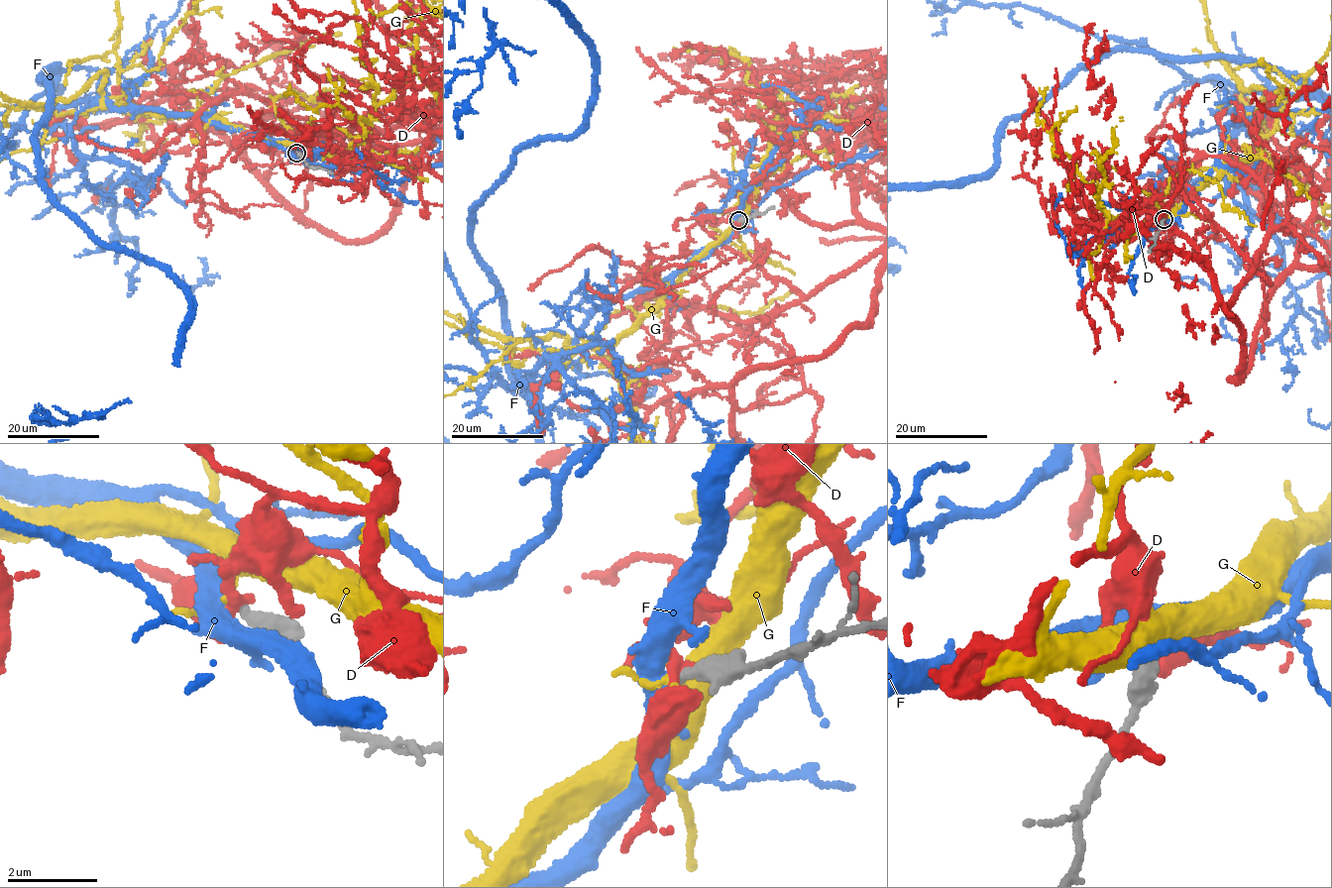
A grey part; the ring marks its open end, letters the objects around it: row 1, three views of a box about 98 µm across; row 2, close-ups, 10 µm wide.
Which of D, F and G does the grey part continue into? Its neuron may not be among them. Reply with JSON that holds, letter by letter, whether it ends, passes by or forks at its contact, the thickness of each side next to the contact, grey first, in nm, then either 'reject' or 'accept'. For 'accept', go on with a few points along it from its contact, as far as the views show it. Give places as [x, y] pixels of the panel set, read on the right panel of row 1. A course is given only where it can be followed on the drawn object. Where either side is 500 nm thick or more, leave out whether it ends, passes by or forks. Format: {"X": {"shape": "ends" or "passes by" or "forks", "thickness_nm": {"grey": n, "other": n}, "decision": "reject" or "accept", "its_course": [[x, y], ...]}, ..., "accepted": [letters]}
{"D": {"shape": "passes by", "thickness_nm": {"grey": 260, "other": 360}, "decision": "reject"}, "F": {"shape": "passes by", "thickness_nm": {"grey": 320, "other": 440}, "decision": "accept"}, "G": {"shape": "passes by", "thickness_nm": {"grey": 240, "other": 160}, "decision": "reject"}, "accepted": ["F"]}

